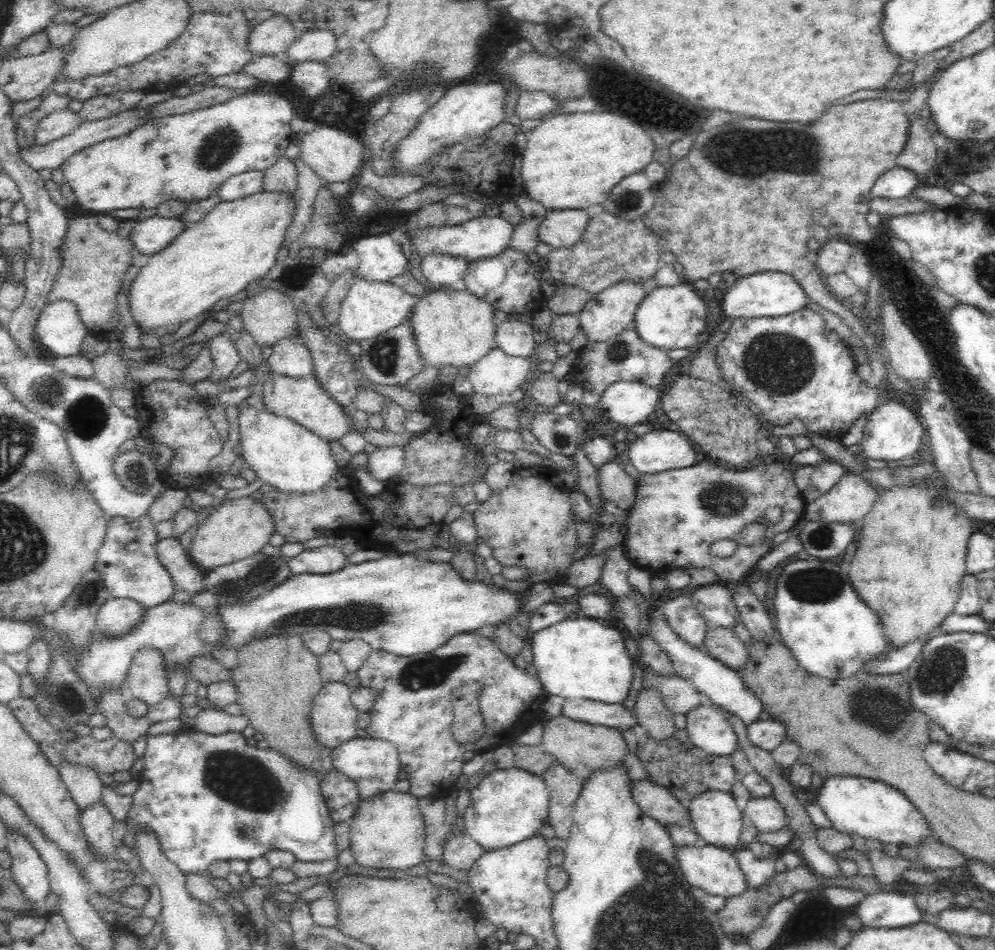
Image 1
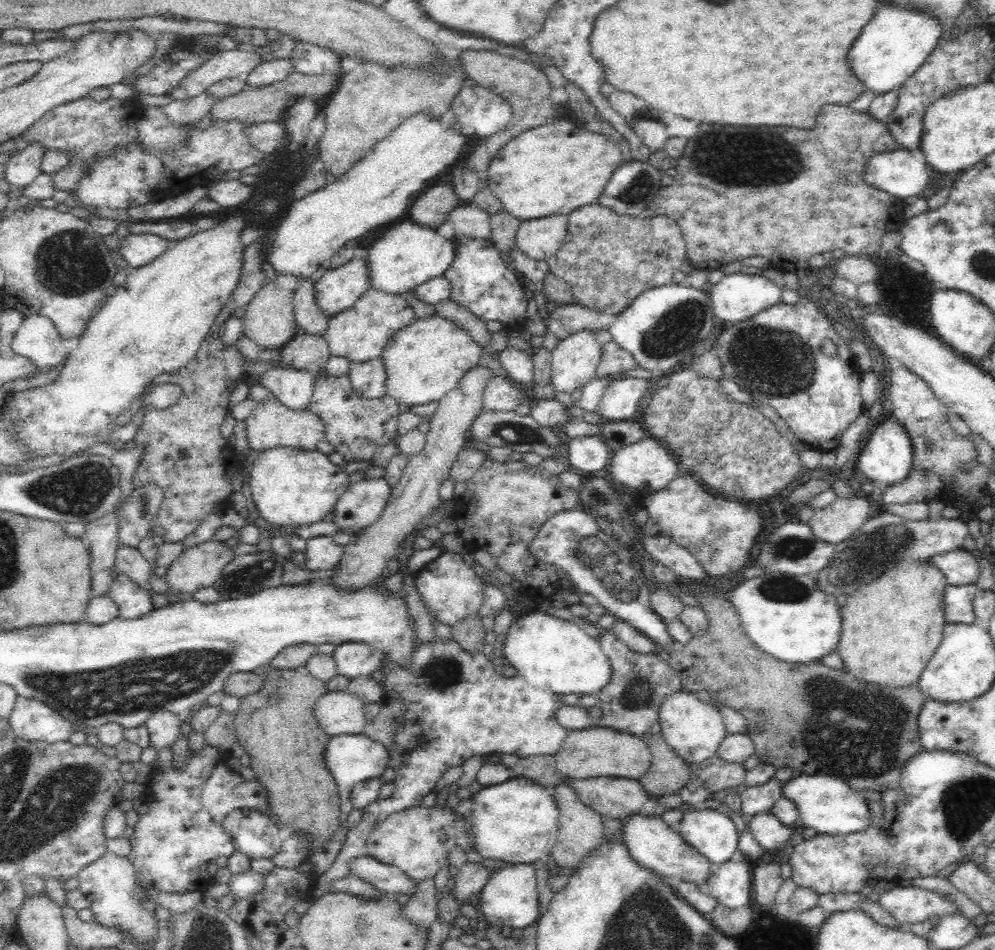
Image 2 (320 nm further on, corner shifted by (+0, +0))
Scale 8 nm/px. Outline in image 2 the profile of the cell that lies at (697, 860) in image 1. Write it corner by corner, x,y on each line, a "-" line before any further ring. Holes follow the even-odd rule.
642,812
630,814
620,819
622,841
628,847
629,856
640,867
674,880
694,882
703,886
713,866
695,848
688,846
678,832
672,830
658,815
644,815

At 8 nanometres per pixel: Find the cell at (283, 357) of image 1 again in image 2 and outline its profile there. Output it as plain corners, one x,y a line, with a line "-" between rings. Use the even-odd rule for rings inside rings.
275,364
264,373
262,385
266,387
284,407
301,411
309,408
315,386
316,374

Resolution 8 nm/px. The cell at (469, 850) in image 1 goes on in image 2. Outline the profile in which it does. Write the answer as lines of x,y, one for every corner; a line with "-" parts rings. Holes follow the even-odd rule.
467,862
460,867
452,890
457,902
470,900
472,896
478,897
491,874
492,872
488,871
482,863

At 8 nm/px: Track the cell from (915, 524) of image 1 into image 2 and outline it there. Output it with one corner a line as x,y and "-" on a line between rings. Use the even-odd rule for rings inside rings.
908,559
896,568
883,572
874,582
862,586
862,590
850,598
841,609
840,642
836,652
842,659
842,671
856,677
860,683
876,684
878,687
907,687
919,682
928,661
940,647
945,622
944,590
946,580
942,572
928,559

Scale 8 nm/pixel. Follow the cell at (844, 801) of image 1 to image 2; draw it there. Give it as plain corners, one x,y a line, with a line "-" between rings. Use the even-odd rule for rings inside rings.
801,773
792,777
782,786
782,797
788,798
796,804
799,812
799,826
814,828
816,832
826,835
844,835
858,832
872,822
872,816
864,797
856,795
856,791
840,778
822,776
822,774

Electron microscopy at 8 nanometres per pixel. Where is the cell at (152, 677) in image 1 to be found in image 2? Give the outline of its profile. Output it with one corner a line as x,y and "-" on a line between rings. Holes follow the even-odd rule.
168,710
151,714
145,724
150,735
149,746
156,752
163,749
172,752
172,747
181,736
181,722
183,722
181,716
175,716

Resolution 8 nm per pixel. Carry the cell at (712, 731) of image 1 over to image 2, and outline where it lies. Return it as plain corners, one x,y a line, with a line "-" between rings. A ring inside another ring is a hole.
676,690
662,698
658,723
664,743
688,766
702,764
714,755
727,733
719,710
701,701
694,692
686,690

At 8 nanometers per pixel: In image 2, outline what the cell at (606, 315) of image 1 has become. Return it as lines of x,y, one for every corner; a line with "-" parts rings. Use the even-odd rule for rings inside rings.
576,331
569,337
559,340
551,350
550,384
555,392
572,395
579,389
582,390
590,380
596,377
598,363
600,362
602,345
596,342
594,331

